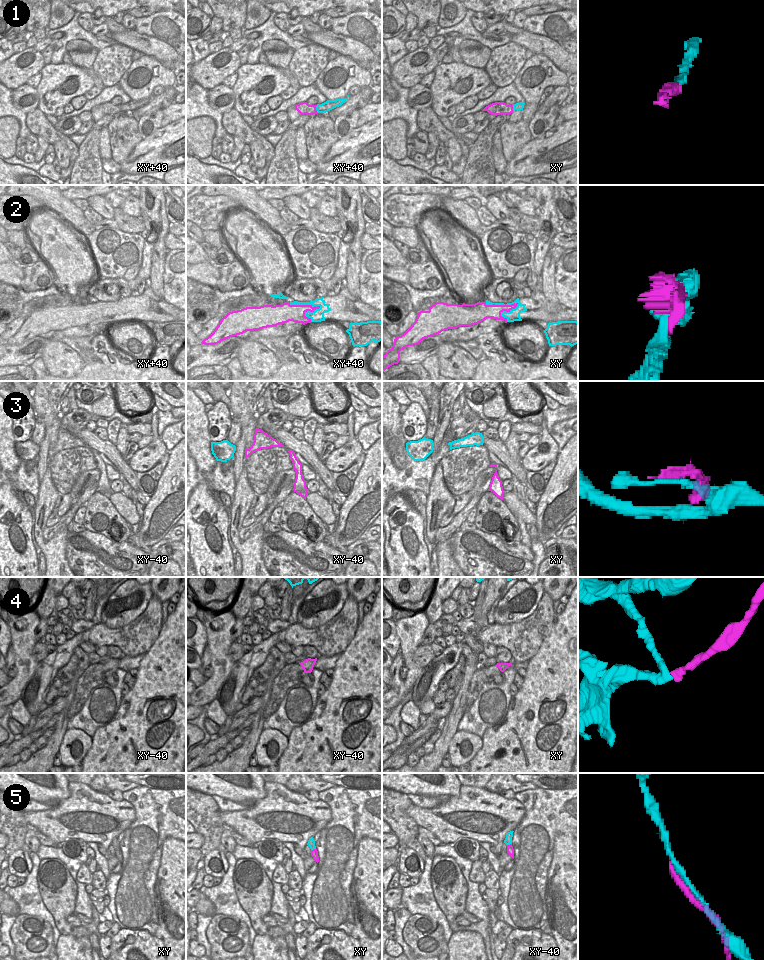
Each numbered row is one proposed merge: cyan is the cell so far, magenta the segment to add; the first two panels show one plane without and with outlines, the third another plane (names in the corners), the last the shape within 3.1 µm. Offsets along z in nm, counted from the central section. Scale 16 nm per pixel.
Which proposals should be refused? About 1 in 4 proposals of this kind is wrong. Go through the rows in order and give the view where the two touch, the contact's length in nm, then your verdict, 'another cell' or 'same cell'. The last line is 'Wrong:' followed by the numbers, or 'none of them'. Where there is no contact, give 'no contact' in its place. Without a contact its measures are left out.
1: xy+40 | 130 nm | same cell
2: xy | 550 nm | another cell
3: no contact | another cell
4: no contact | another cell
5: xy | 100 nm | another cell
Wrong: 2, 3, 4, 5

